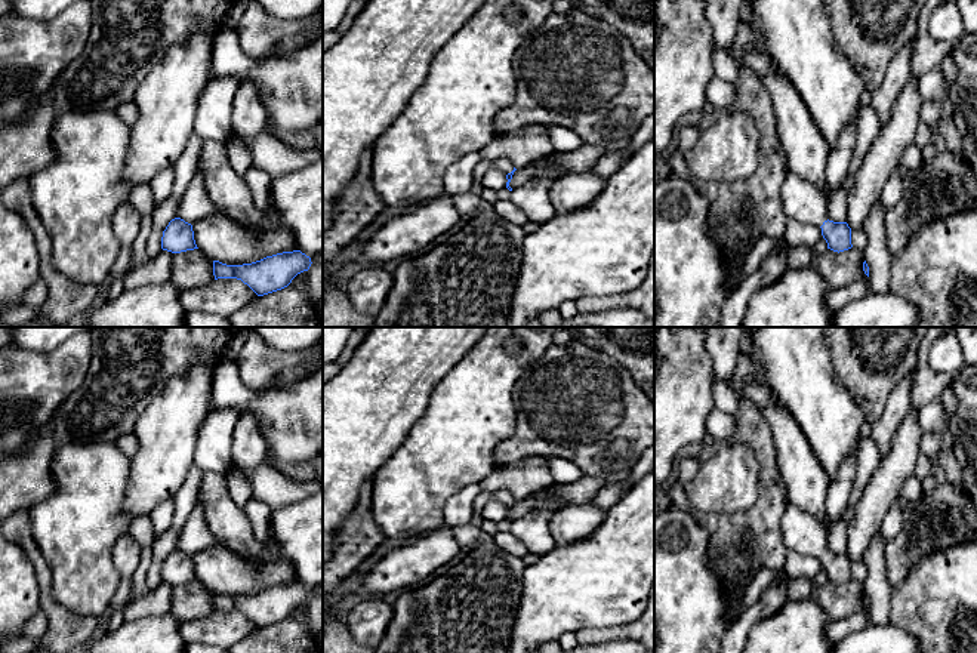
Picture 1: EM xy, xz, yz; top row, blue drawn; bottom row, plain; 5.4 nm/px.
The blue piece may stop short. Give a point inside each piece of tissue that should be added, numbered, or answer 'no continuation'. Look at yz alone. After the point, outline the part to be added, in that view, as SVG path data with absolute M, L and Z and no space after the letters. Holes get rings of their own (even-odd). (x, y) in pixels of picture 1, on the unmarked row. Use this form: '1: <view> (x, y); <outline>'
1: yz (801, 532); M789 499L786 500L780 527L786 551L817 558L827 552L825 526L814 515L796 508Z

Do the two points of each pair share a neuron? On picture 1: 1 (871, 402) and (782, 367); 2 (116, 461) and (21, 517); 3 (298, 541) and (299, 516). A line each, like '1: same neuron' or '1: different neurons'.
1: different neurons
2: different neurons
3: same neuron

